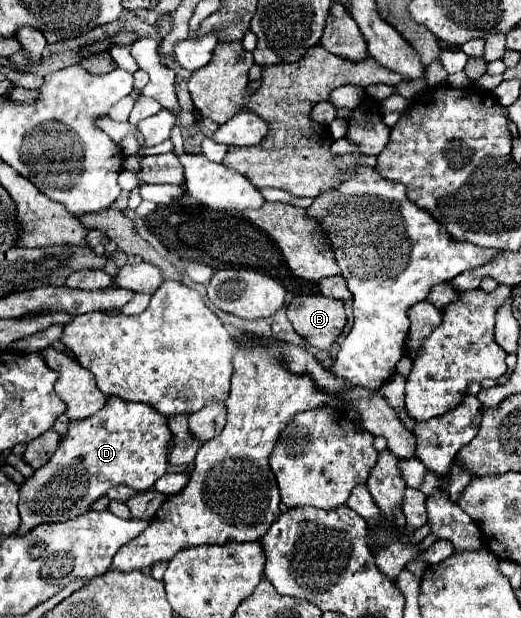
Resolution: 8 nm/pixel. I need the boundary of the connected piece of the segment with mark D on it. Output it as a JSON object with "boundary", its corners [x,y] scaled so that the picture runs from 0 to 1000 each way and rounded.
{"boundary":[[[219,639],[207,642],[203,655],[184,672],[134,681],[131,701],[96,746],[42,782],[35,814],[42,843],[31,862],[46,866],[77,846],[154,837],[223,785],[246,785],[257,794],[288,791],[322,759],[319,727],[326,707],[322,678],[303,672],[292,655],[238,649]]]}

